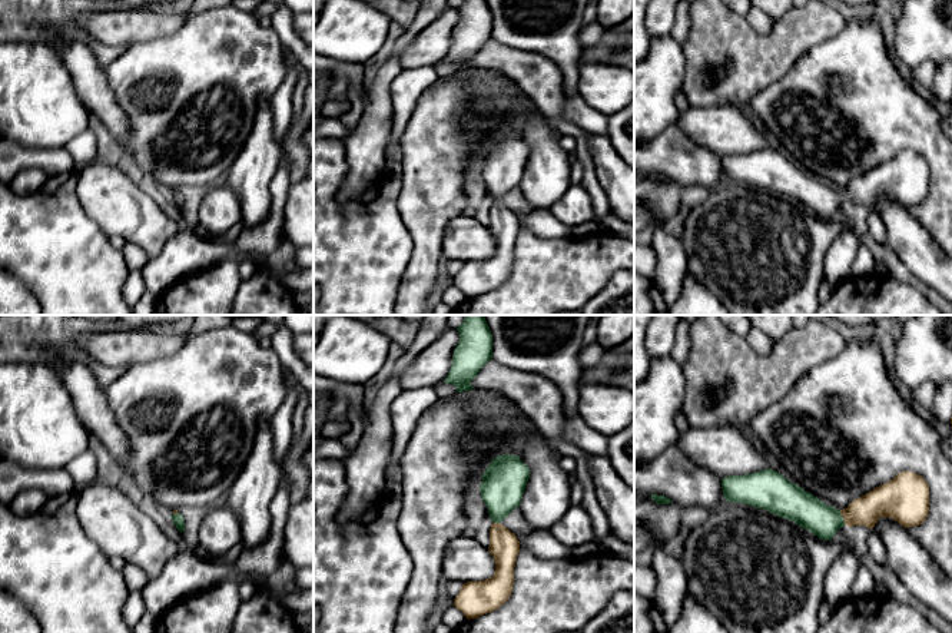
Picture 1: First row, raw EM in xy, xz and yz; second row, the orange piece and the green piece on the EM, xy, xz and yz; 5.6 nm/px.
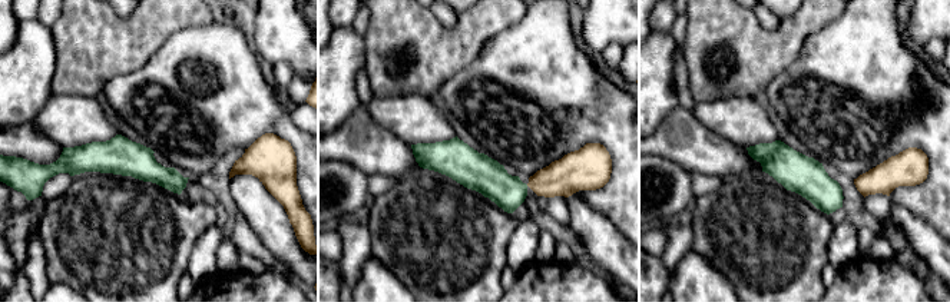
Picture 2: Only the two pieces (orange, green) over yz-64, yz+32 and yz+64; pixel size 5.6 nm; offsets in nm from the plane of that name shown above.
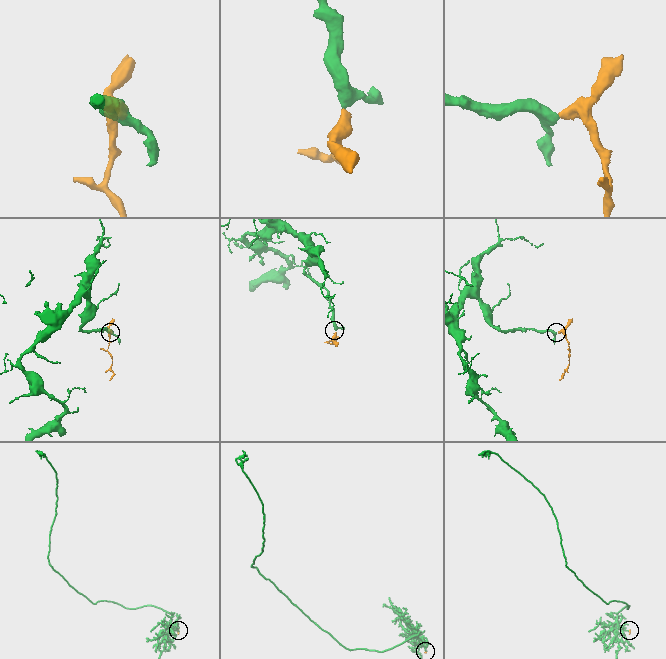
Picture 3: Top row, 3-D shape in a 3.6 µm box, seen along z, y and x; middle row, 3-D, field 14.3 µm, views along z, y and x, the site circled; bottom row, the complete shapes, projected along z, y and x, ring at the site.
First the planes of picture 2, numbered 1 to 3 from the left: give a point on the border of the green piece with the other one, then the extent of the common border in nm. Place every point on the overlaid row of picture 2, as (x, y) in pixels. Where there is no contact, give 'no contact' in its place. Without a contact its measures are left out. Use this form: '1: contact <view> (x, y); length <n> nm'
1: no contact
2: no contact
3: no contact

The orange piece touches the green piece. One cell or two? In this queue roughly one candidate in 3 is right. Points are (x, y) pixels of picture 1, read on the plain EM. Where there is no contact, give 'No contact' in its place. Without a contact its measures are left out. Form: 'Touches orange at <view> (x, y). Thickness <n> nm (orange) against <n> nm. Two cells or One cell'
Touches orange at yz (842, 195). Thickness 180 nm (orange) against 190 nm. One cell

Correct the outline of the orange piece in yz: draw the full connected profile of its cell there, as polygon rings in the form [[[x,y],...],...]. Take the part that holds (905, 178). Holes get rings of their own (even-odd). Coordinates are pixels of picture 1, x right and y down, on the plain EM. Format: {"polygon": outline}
{"polygon": [[[772,148],[744,155],[729,155],[722,158],[722,168],[726,180],[743,182],[756,188],[767,189],[779,196],[787,198],[809,209],[820,219],[832,219],[839,208],[865,205],[873,208],[880,196],[889,196],[905,208],[921,205],[929,192],[929,165],[922,155],[912,150],[902,150],[893,159],[873,168],[865,175],[855,178],[846,188],[836,189],[826,185],[813,173],[790,162]]]}

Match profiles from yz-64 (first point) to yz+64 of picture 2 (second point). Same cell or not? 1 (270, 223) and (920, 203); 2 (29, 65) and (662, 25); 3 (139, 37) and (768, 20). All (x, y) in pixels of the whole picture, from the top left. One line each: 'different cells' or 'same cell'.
1: different cells
2: different cells
3: different cells

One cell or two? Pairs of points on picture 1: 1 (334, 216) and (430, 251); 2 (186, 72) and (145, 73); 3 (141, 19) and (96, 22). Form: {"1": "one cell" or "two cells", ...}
{"1": "two cells", "2": "one cell", "3": "one cell"}

